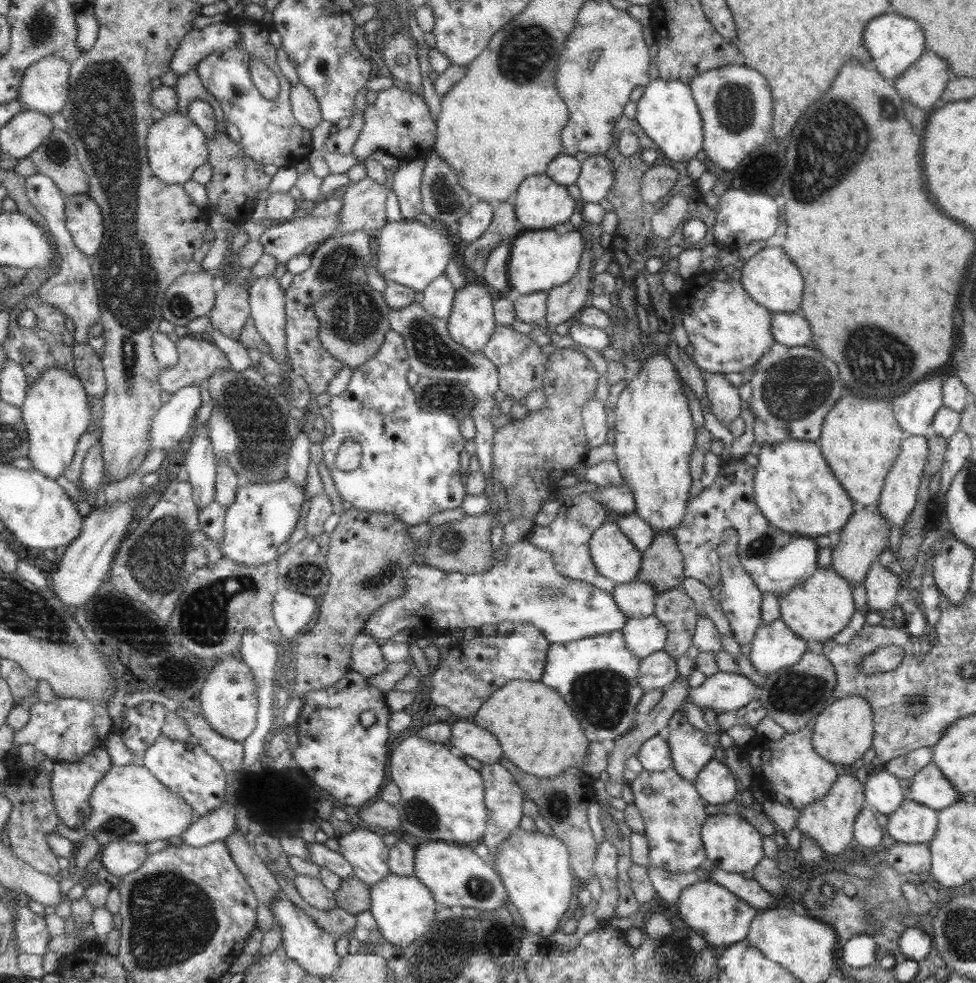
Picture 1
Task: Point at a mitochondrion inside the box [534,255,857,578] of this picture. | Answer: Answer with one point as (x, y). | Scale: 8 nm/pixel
(795, 385)

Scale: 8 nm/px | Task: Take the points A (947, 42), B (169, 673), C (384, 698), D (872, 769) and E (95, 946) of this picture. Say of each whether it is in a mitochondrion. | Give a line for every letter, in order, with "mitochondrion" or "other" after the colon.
A: other
B: other
C: other
D: other
E: other

